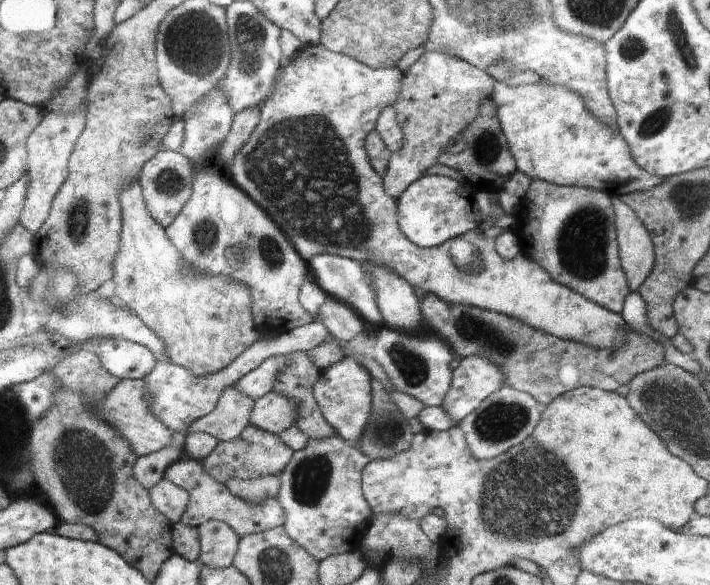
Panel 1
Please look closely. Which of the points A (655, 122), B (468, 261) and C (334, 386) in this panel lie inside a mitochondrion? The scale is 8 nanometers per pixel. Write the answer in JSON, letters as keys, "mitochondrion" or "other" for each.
{"A":"mitochondrion","B":"mitochondrion","C":"other"}

